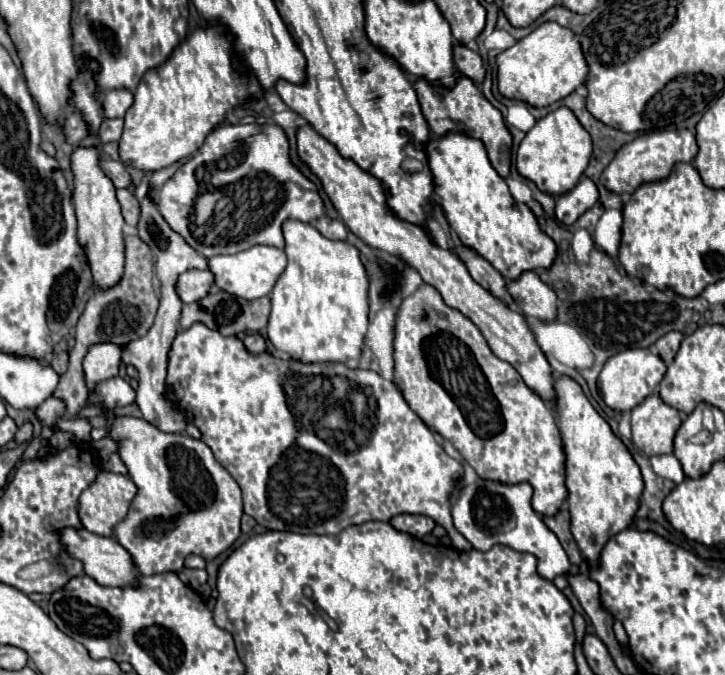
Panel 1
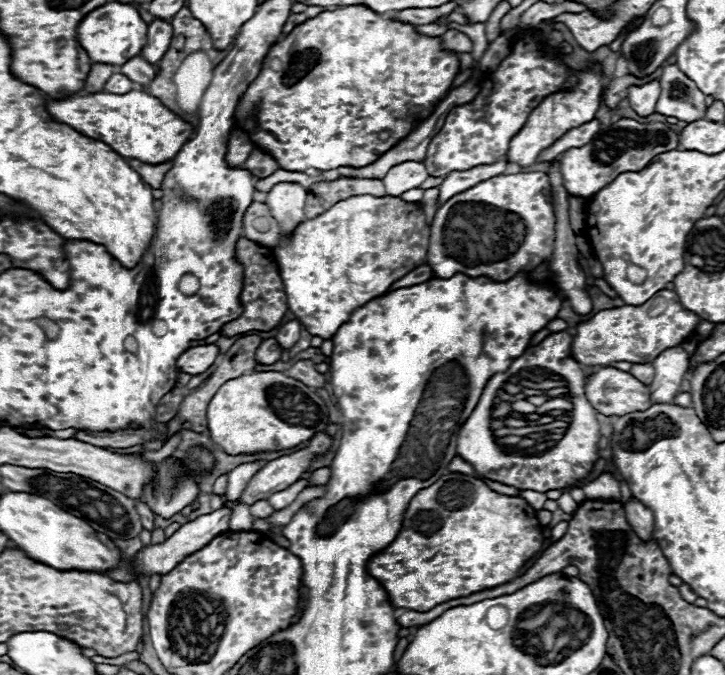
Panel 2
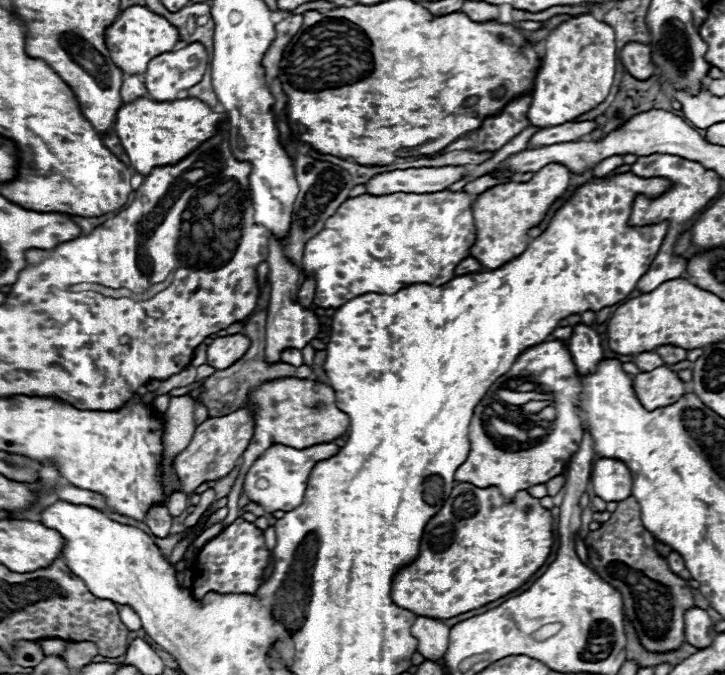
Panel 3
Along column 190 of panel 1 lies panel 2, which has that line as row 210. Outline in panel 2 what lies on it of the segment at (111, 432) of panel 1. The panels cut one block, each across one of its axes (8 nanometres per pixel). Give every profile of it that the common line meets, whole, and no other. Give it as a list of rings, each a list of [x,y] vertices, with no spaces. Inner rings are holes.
[[[520,172],[500,174],[488,178],[466,192],[452,196],[444,202],[432,220],[432,234],[428,246],[428,266],[436,278],[450,278],[454,274],[466,274],[472,278],[490,276],[494,280],[510,280],[520,270],[532,270],[540,262],[548,260],[554,250],[554,208],[550,202],[550,180],[544,172]]]

